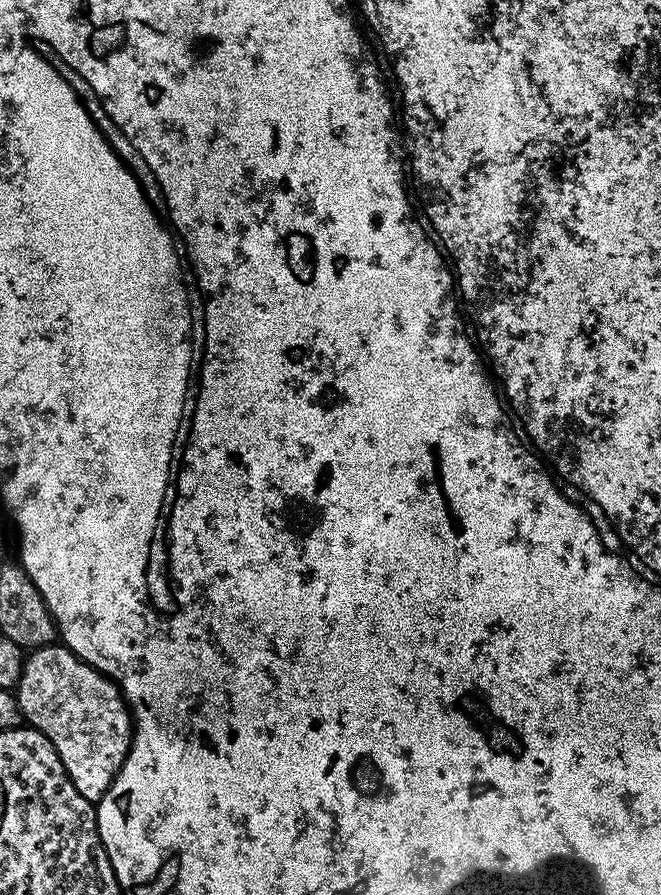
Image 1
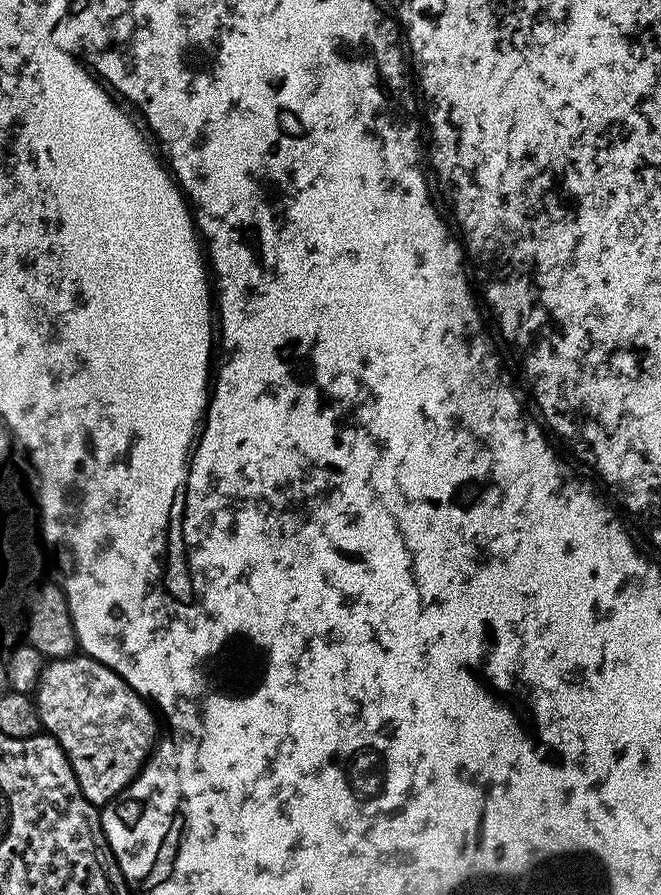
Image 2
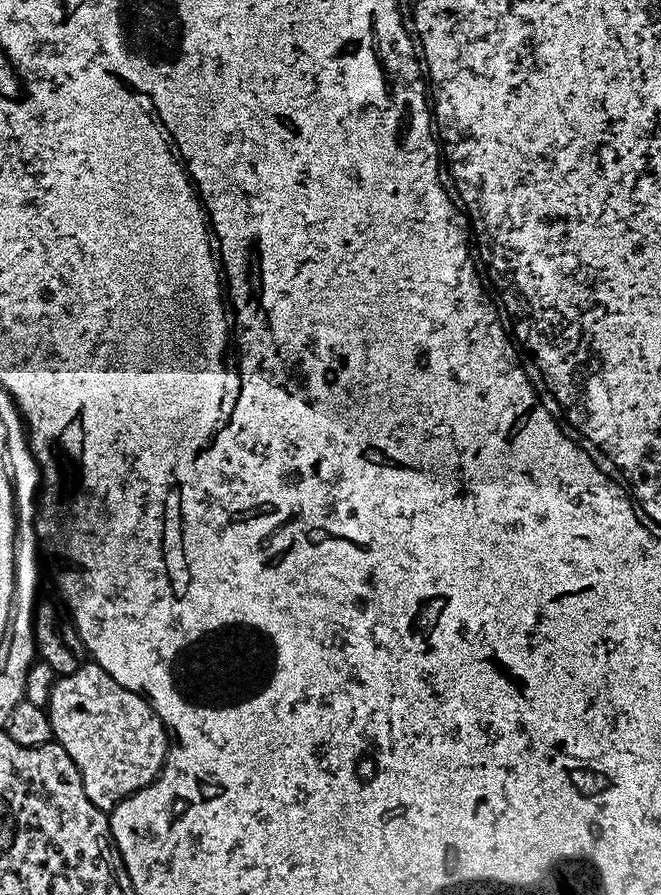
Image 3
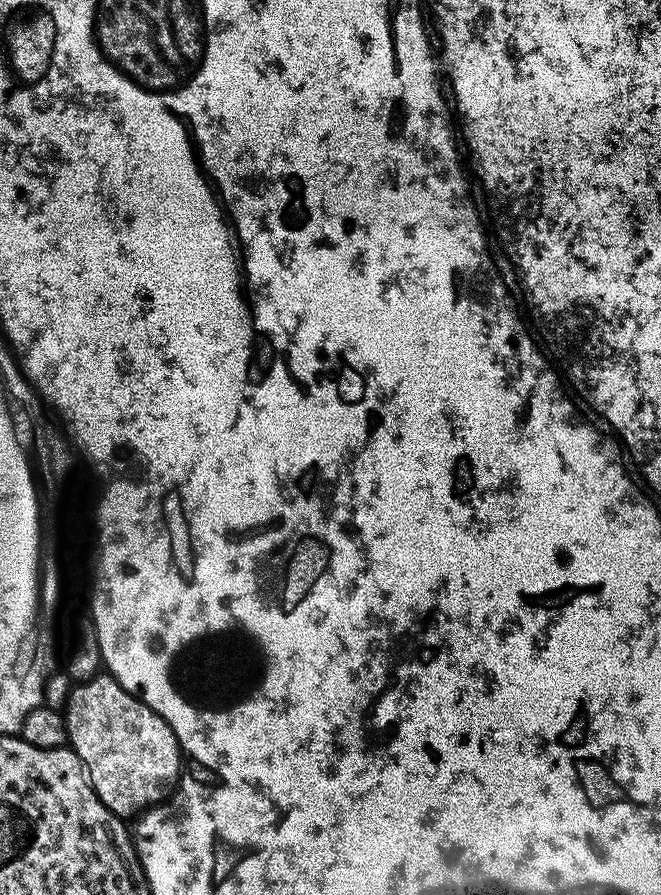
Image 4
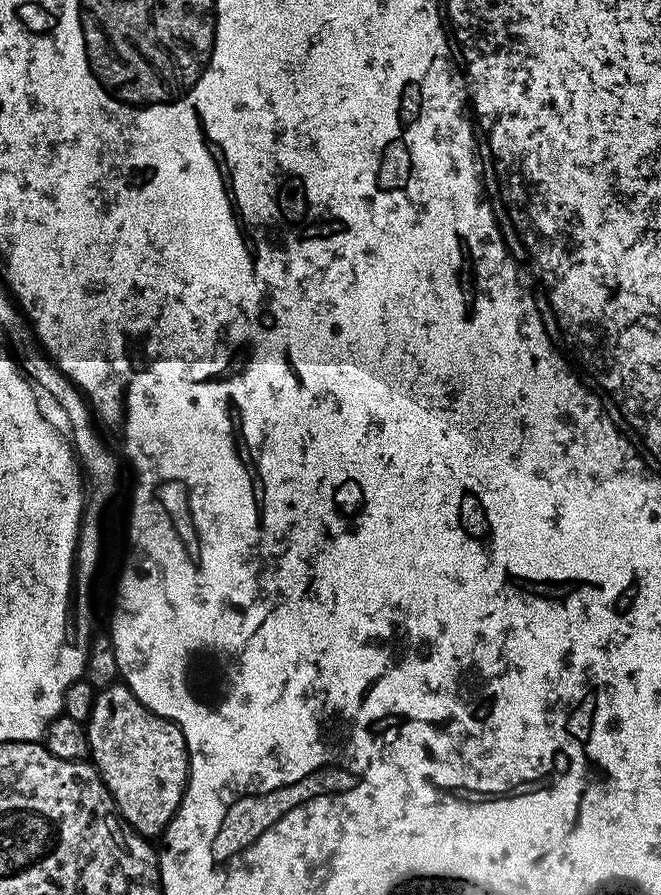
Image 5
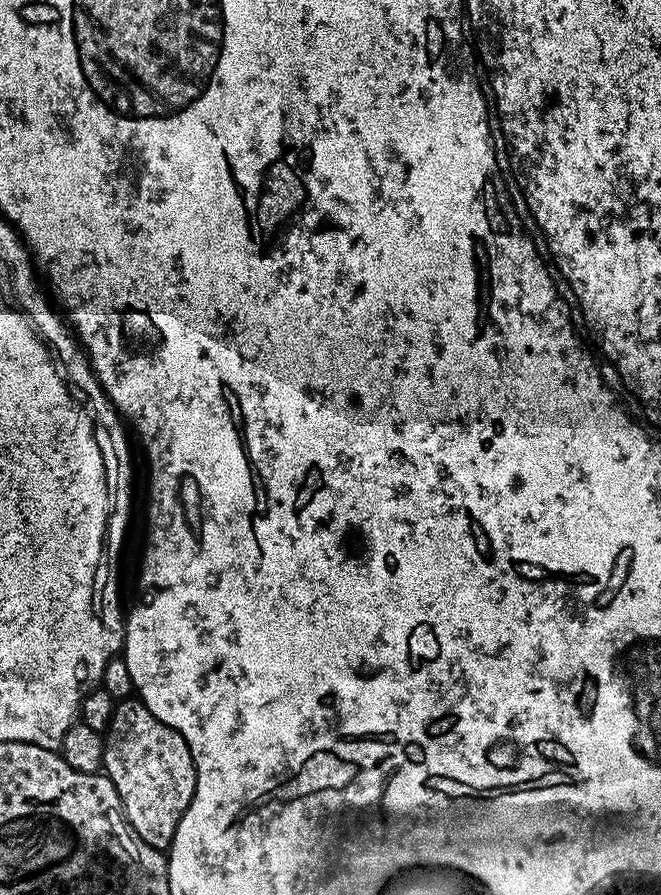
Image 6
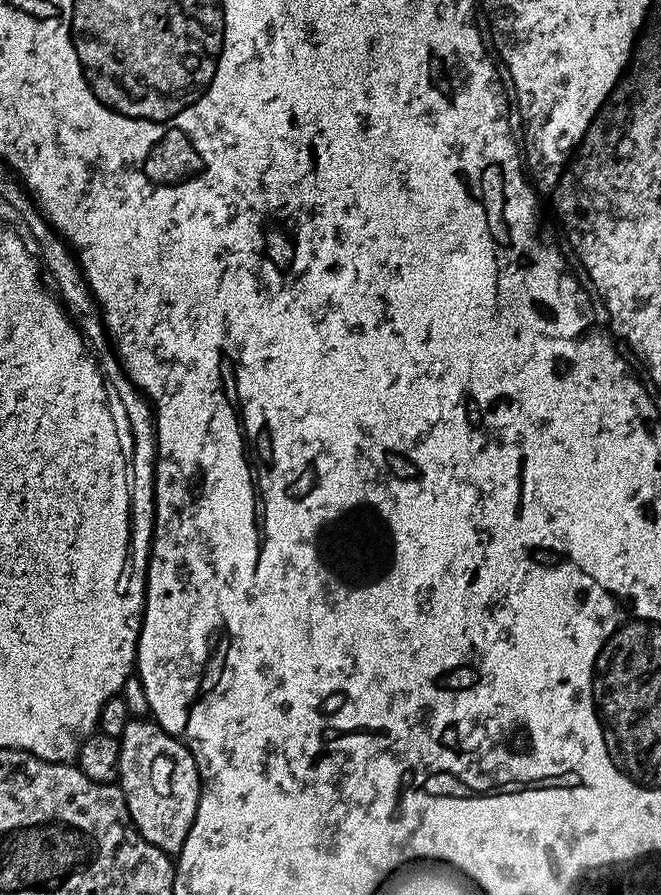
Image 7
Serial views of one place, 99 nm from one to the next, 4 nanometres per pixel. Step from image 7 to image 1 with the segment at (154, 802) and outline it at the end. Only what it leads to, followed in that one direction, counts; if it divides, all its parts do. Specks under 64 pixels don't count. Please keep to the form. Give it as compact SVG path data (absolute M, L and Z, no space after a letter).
M53 642L31 649L25 655L22 678L14 691L21 717L56 747L64 772L74 782L78 794L99 802L120 772L126 754L132 749L134 721L120 687L97 668L91 668L84 660L78 659L63 643Z

